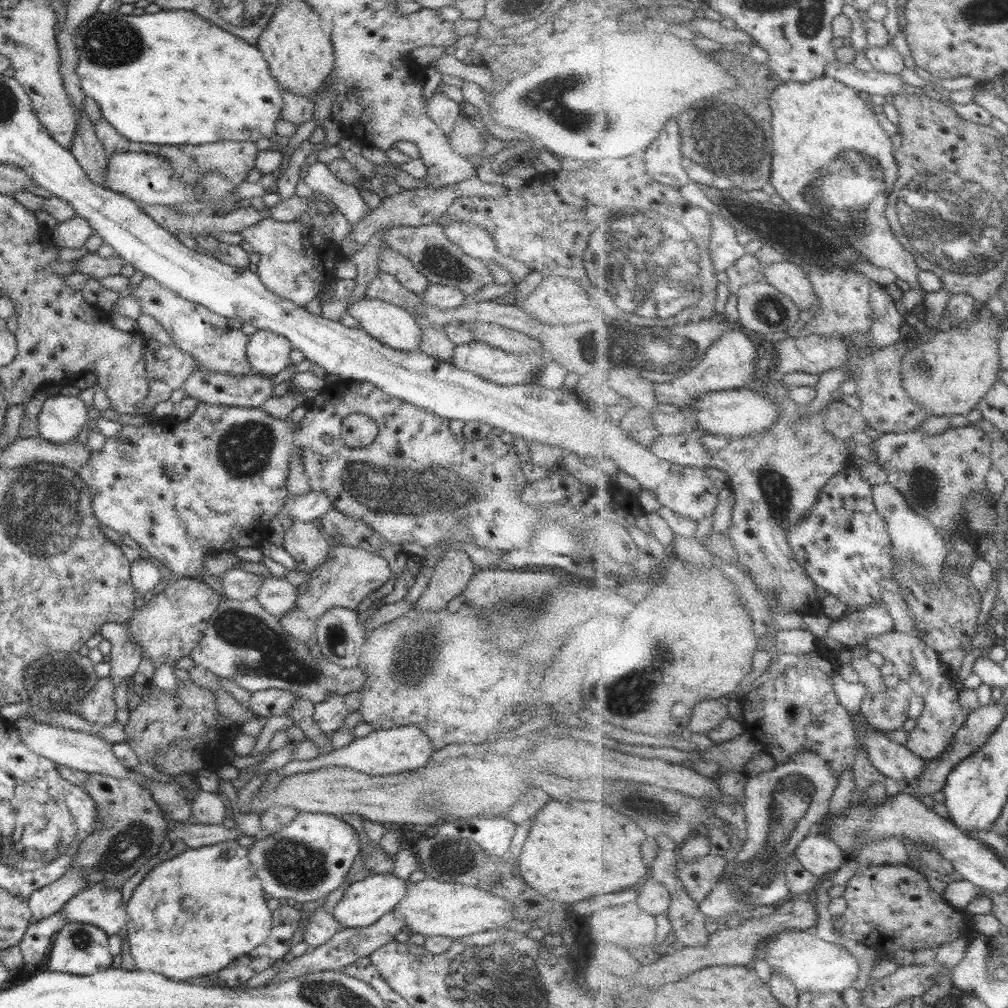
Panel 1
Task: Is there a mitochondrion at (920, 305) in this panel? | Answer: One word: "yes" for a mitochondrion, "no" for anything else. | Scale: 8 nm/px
no

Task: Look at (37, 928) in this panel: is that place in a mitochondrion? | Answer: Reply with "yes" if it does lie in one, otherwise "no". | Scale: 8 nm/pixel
no

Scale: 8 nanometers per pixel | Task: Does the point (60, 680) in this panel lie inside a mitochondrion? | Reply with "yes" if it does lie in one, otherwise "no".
yes

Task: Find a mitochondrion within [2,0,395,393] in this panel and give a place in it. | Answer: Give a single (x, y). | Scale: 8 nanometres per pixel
(107, 42)

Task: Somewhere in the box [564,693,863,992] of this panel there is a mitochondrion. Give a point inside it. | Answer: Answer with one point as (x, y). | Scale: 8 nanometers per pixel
(794, 789)

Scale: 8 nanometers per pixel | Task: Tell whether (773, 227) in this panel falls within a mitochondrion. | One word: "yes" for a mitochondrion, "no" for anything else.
no

